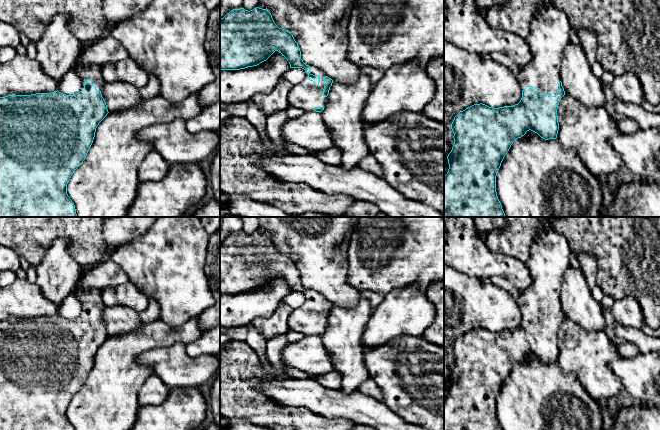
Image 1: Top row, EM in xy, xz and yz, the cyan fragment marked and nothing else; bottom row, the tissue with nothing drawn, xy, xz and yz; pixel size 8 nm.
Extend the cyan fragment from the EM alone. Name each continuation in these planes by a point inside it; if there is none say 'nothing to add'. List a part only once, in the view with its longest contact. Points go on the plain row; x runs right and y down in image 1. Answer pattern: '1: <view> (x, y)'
1: yz (549, 255)

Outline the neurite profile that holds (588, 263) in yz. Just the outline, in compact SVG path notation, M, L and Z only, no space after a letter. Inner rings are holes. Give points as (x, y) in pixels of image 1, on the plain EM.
M582 253L578 256L578 261L588 286L592 290L597 285L597 260L591 254Z

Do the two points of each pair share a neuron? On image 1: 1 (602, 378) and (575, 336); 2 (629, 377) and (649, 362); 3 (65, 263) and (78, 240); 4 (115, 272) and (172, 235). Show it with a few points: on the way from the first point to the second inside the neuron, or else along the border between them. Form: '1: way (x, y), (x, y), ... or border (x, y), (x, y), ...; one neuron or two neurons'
1: way (592, 368), (588, 358), (577, 346); one neuron
2: way (634, 374), (637, 374), (644, 367); one neuron
3: border (49, 246), (56, 239), (65, 239), (74, 254); two neurons
4: border (110, 258), (129, 280); two neurons

